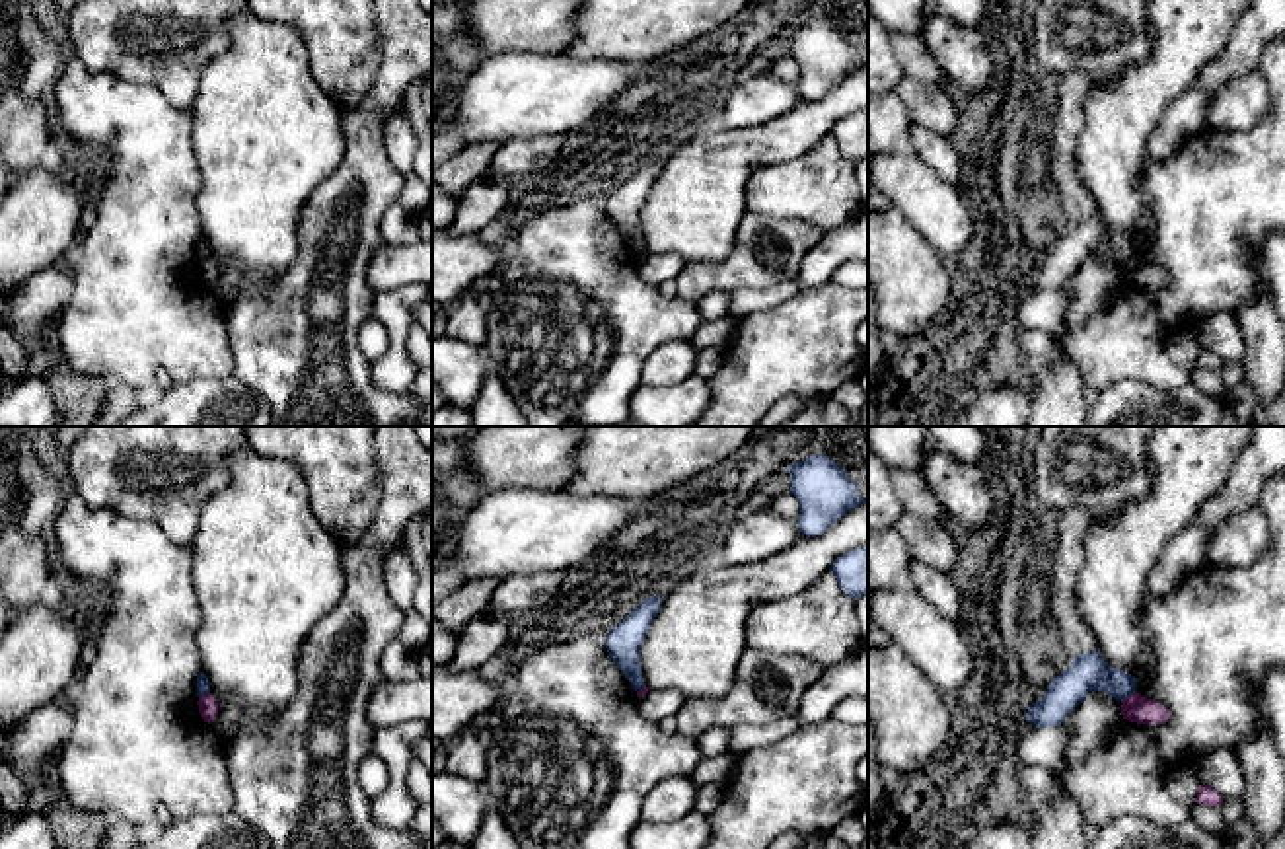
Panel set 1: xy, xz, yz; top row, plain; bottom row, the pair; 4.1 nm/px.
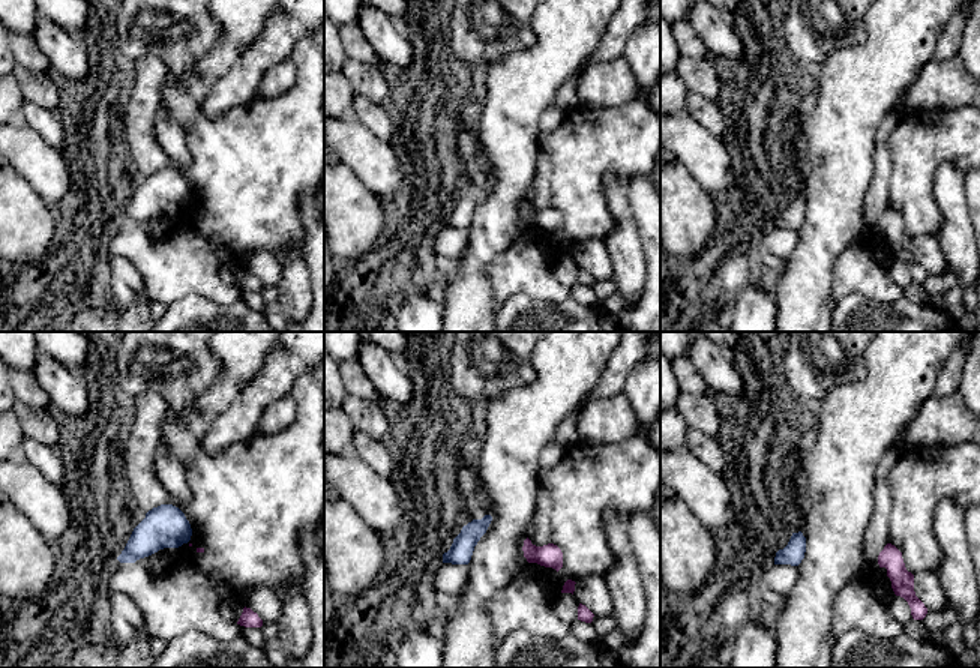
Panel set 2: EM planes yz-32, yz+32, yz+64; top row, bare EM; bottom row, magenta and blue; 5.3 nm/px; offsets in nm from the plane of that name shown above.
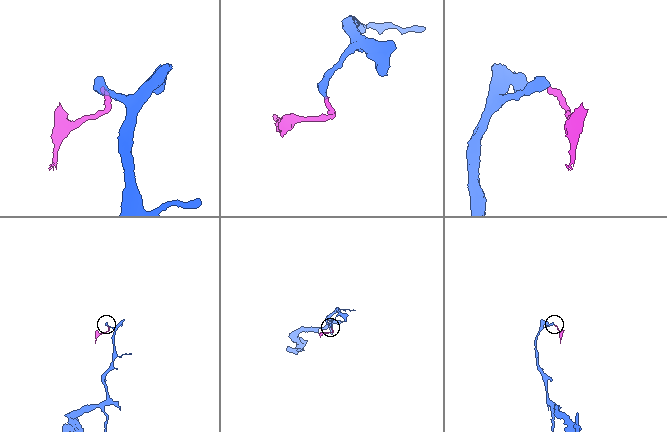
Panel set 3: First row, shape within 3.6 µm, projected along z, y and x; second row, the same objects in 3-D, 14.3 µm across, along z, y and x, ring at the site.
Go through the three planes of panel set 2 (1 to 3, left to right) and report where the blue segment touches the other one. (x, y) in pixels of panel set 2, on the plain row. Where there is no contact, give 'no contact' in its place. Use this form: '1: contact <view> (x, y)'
1: no contact
2: no contact
3: no contact

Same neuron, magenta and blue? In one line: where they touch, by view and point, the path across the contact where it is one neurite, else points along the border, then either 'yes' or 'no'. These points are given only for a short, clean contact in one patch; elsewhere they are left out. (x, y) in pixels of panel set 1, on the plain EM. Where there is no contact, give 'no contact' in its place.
contact yz (1128, 259); border yz (1136, 256), (1122, 265); no

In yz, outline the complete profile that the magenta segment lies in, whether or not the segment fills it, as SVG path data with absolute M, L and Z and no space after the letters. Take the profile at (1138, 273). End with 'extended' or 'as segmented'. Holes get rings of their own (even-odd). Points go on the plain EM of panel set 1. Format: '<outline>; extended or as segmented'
M1131 257L1121 265L1123 282L1137 288L1162 288L1170 282L1170 275L1155 263Z; as segmented

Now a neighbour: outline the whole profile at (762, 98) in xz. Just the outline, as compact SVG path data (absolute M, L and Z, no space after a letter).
M759 74L722 90L716 103L724 130L742 130L787 115L802 103L802 95L796 84Z

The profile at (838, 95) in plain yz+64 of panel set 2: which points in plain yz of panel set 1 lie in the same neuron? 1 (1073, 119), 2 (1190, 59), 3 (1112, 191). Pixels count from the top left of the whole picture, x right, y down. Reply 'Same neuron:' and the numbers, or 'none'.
Same neuron: 2, 3

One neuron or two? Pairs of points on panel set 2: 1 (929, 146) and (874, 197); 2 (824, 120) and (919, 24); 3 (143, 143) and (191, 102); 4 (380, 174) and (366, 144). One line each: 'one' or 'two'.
1: two
2: one
3: two
4: one

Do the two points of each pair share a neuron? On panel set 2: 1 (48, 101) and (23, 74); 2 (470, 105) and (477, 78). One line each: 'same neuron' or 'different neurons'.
1: same neuron
2: same neuron

